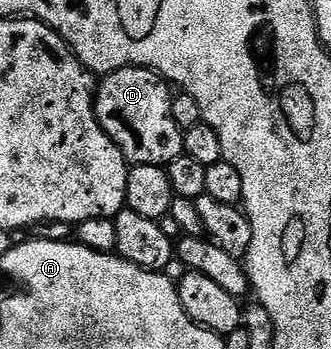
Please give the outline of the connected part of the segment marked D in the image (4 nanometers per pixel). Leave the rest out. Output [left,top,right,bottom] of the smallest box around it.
[93,69,185,167]

